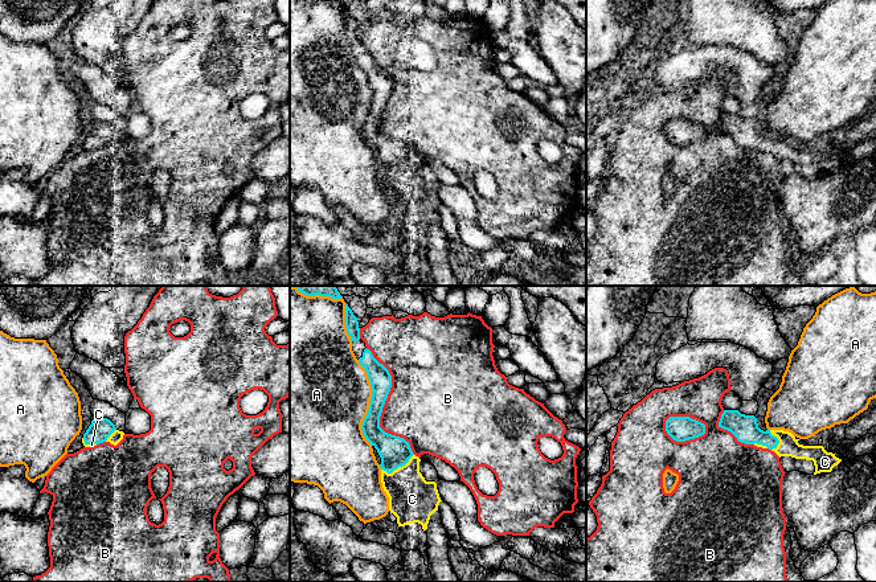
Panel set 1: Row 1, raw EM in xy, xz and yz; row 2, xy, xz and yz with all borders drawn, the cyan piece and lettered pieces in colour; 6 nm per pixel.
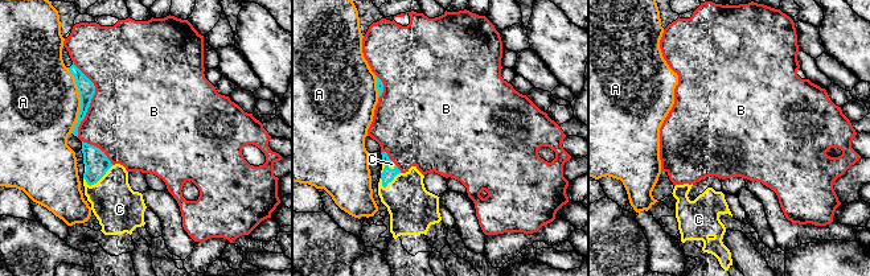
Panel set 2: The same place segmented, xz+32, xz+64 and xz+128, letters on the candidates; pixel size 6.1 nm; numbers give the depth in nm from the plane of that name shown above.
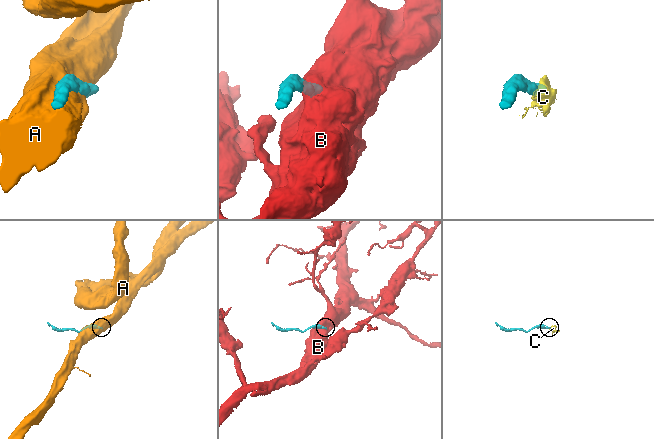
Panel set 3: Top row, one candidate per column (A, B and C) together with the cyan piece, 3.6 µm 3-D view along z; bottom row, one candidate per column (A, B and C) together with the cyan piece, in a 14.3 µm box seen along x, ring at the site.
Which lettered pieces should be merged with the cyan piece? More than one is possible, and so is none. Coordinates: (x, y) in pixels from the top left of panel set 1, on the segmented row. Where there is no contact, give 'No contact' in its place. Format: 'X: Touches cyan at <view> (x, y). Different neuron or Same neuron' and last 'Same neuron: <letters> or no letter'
A: Touches cyan at xz (371, 402). Different neuron
B: Touches cyan at xz (383, 406). Different neuron
C: Touches cyan at xz (397, 467). Same neuron
Same neuron: C

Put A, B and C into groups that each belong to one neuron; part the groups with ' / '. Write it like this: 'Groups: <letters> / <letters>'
Groups: A / B / C

